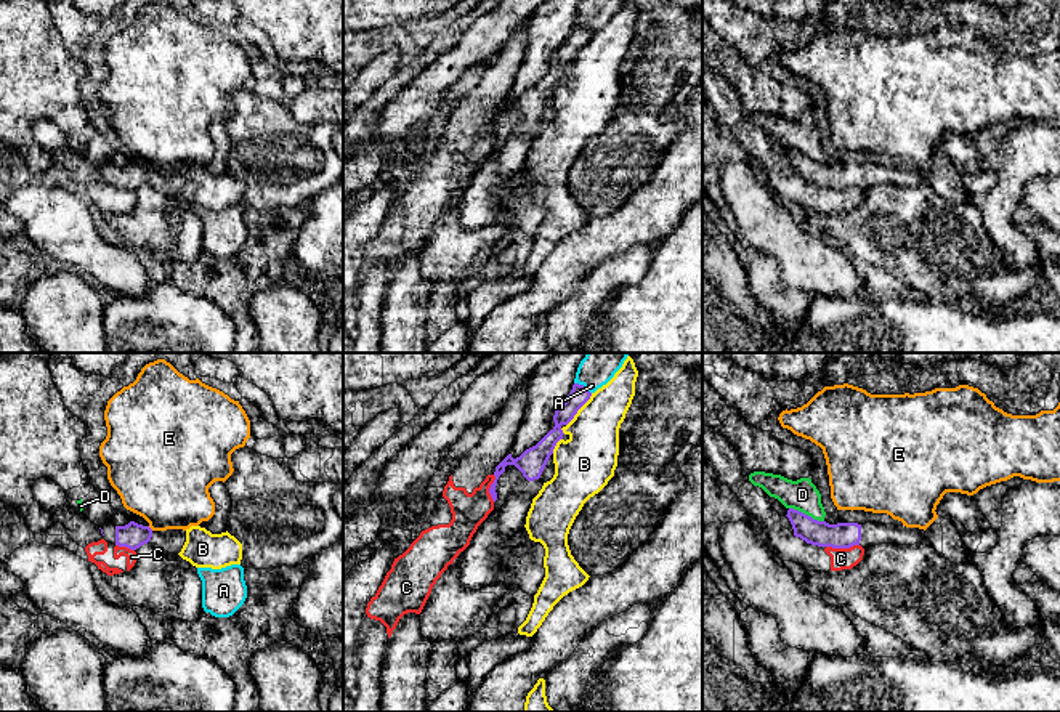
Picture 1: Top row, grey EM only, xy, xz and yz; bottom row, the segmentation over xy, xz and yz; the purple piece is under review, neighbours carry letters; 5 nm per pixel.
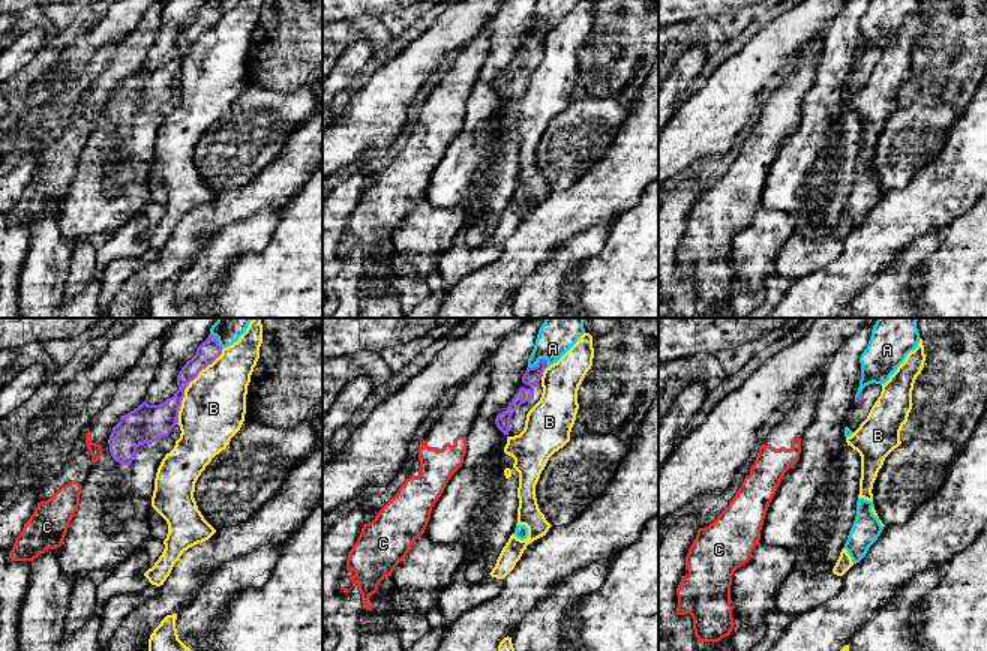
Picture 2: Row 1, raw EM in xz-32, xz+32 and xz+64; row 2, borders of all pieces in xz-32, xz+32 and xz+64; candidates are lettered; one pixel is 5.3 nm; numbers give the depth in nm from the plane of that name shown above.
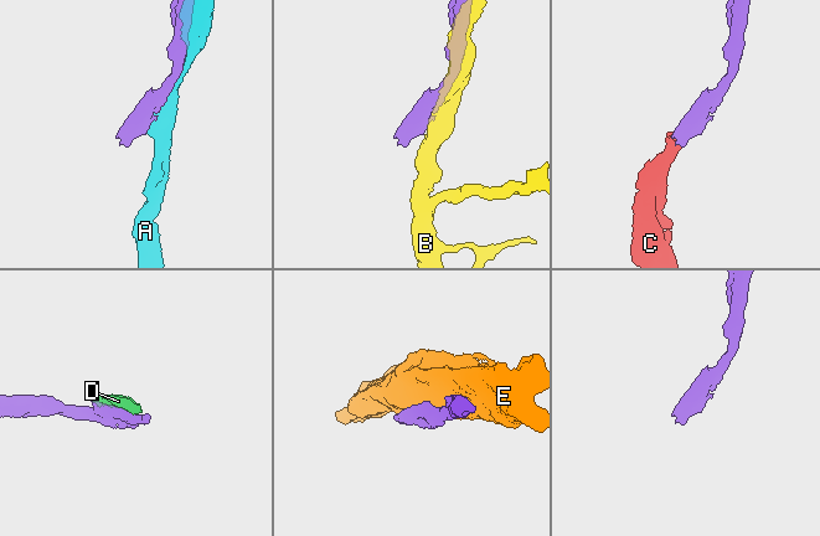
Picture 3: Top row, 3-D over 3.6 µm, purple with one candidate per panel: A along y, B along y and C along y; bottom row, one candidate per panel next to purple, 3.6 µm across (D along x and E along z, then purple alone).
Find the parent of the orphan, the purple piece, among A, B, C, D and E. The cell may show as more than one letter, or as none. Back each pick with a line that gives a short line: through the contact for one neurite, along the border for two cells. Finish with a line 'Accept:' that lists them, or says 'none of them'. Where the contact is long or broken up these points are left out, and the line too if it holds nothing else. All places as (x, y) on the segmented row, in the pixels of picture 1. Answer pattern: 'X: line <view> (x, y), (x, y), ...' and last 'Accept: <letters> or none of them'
Accept: none of them

